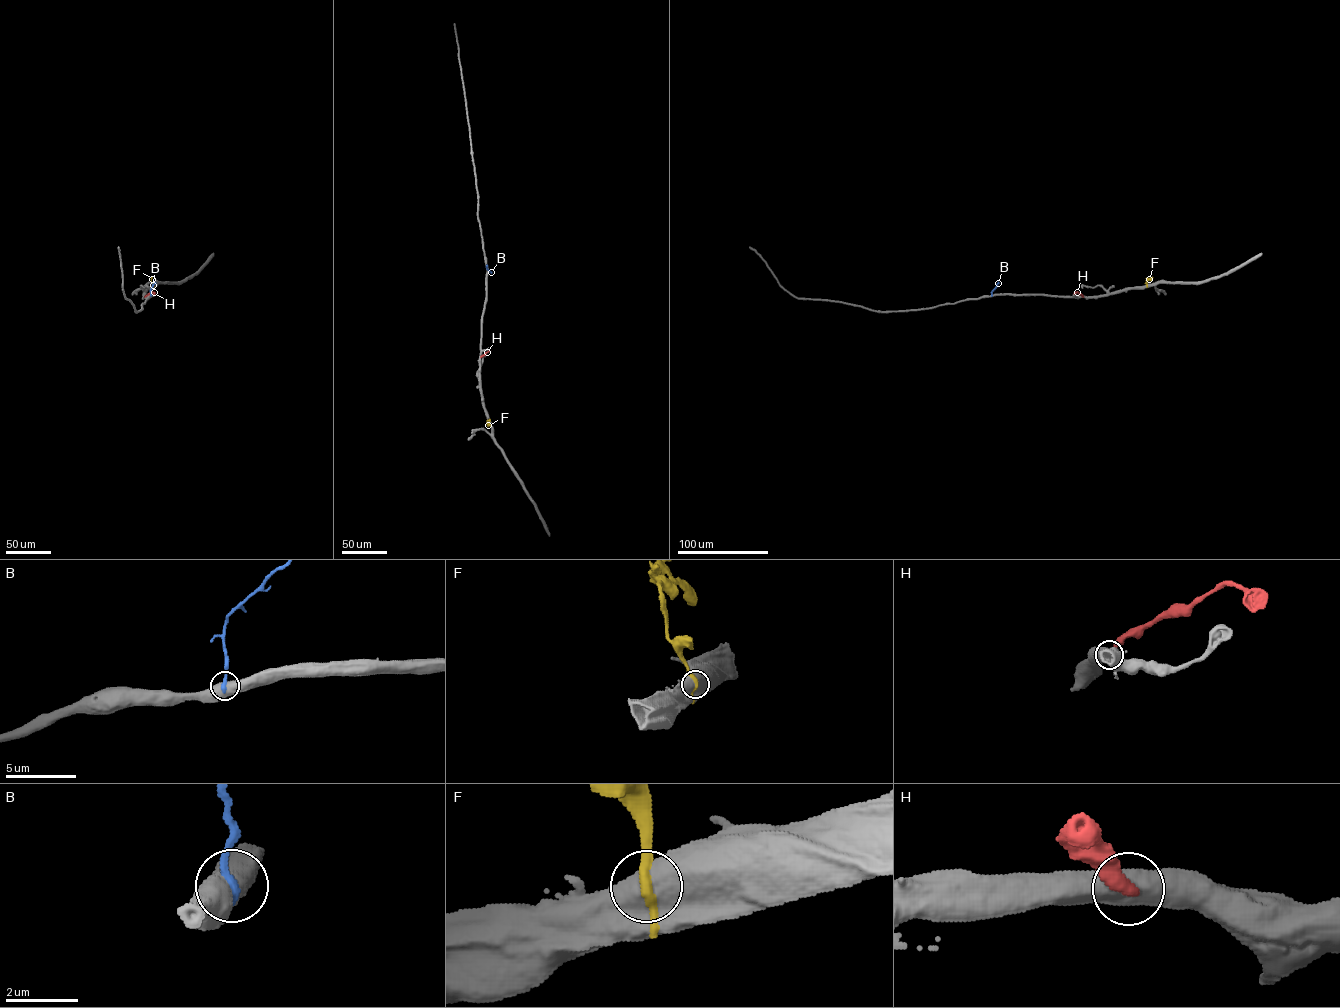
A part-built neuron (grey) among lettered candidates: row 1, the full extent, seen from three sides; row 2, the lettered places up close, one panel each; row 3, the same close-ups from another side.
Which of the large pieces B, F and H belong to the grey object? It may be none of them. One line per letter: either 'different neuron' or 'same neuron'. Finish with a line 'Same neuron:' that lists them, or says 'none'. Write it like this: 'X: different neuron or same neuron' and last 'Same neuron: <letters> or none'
B: different neuron
F: different neuron
H: different neuron
Same neuron: none

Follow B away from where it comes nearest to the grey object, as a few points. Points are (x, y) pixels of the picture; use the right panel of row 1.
B: (992, 295), (998, 282)

